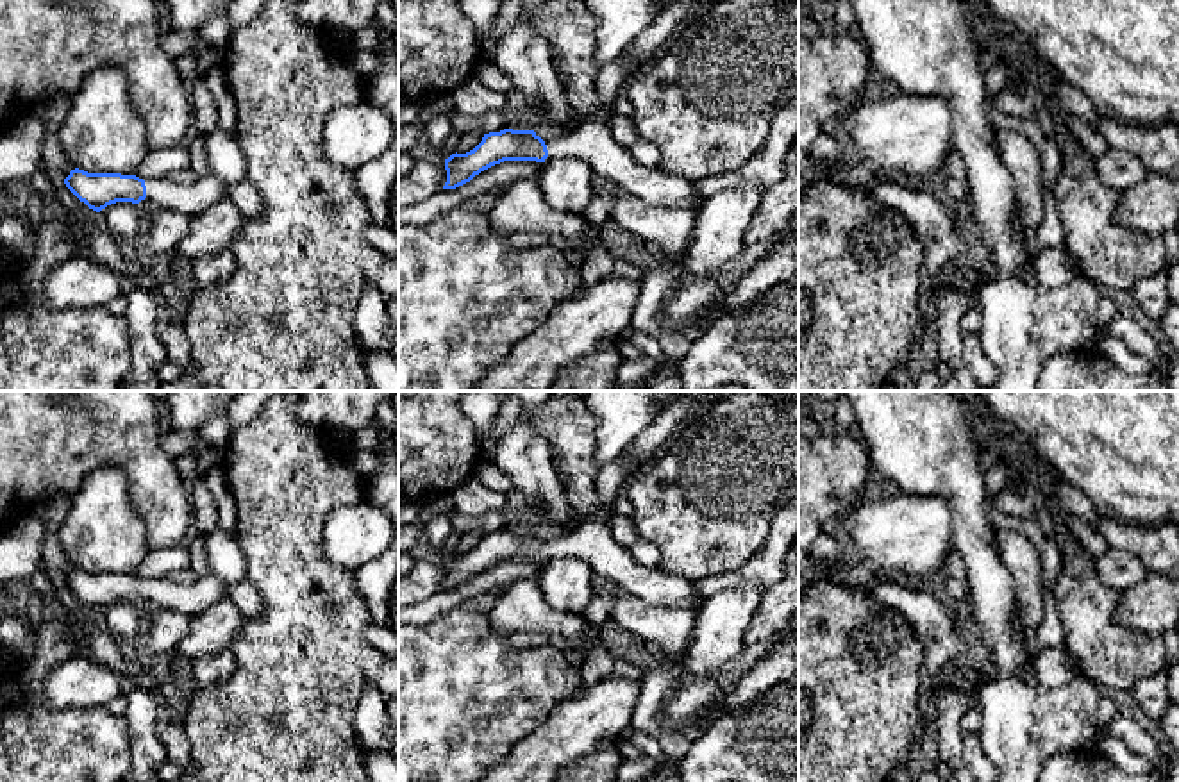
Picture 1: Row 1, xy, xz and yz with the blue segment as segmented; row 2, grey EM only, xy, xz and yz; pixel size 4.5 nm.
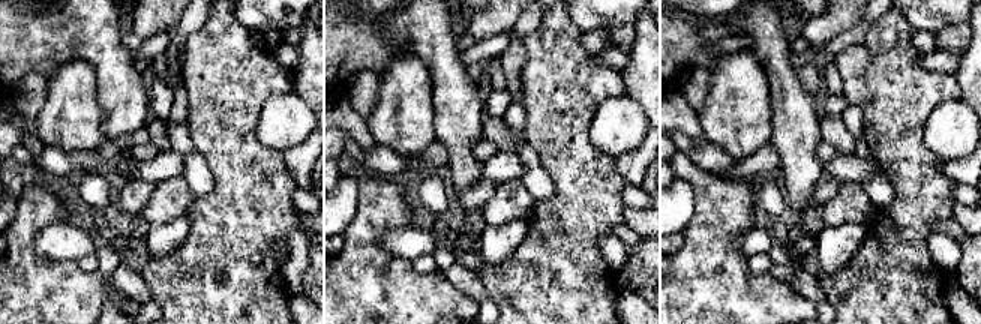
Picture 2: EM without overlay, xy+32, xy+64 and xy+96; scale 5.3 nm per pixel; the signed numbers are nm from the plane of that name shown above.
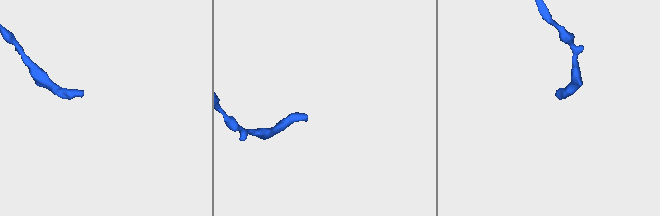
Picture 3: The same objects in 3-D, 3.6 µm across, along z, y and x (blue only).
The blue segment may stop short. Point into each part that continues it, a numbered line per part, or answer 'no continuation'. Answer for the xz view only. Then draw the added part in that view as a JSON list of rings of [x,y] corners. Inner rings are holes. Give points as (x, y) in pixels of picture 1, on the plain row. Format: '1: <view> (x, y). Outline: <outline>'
1: xz (592, 541). Outline: [[[622,455],[602,466],[595,480],[597,512],[581,521],[573,532],[547,541],[548,555],[577,557],[595,575],[609,578],[629,595],[652,605],[677,605],[697,611],[702,605],[702,596],[695,593],[693,582],[663,570],[640,566],[632,559],[631,548],[618,545],[609,532],[615,498],[643,470],[645,466],[632,468]]]

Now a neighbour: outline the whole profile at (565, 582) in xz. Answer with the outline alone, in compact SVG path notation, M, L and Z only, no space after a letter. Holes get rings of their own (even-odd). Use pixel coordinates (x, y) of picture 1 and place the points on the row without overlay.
M548 555L536 580L552 609L579 614L593 595L593 577L591 568L577 557Z

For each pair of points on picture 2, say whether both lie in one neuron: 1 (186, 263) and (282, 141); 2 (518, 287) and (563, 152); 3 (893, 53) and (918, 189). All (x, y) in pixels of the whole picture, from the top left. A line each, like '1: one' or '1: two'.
1: two
2: one
3: one

